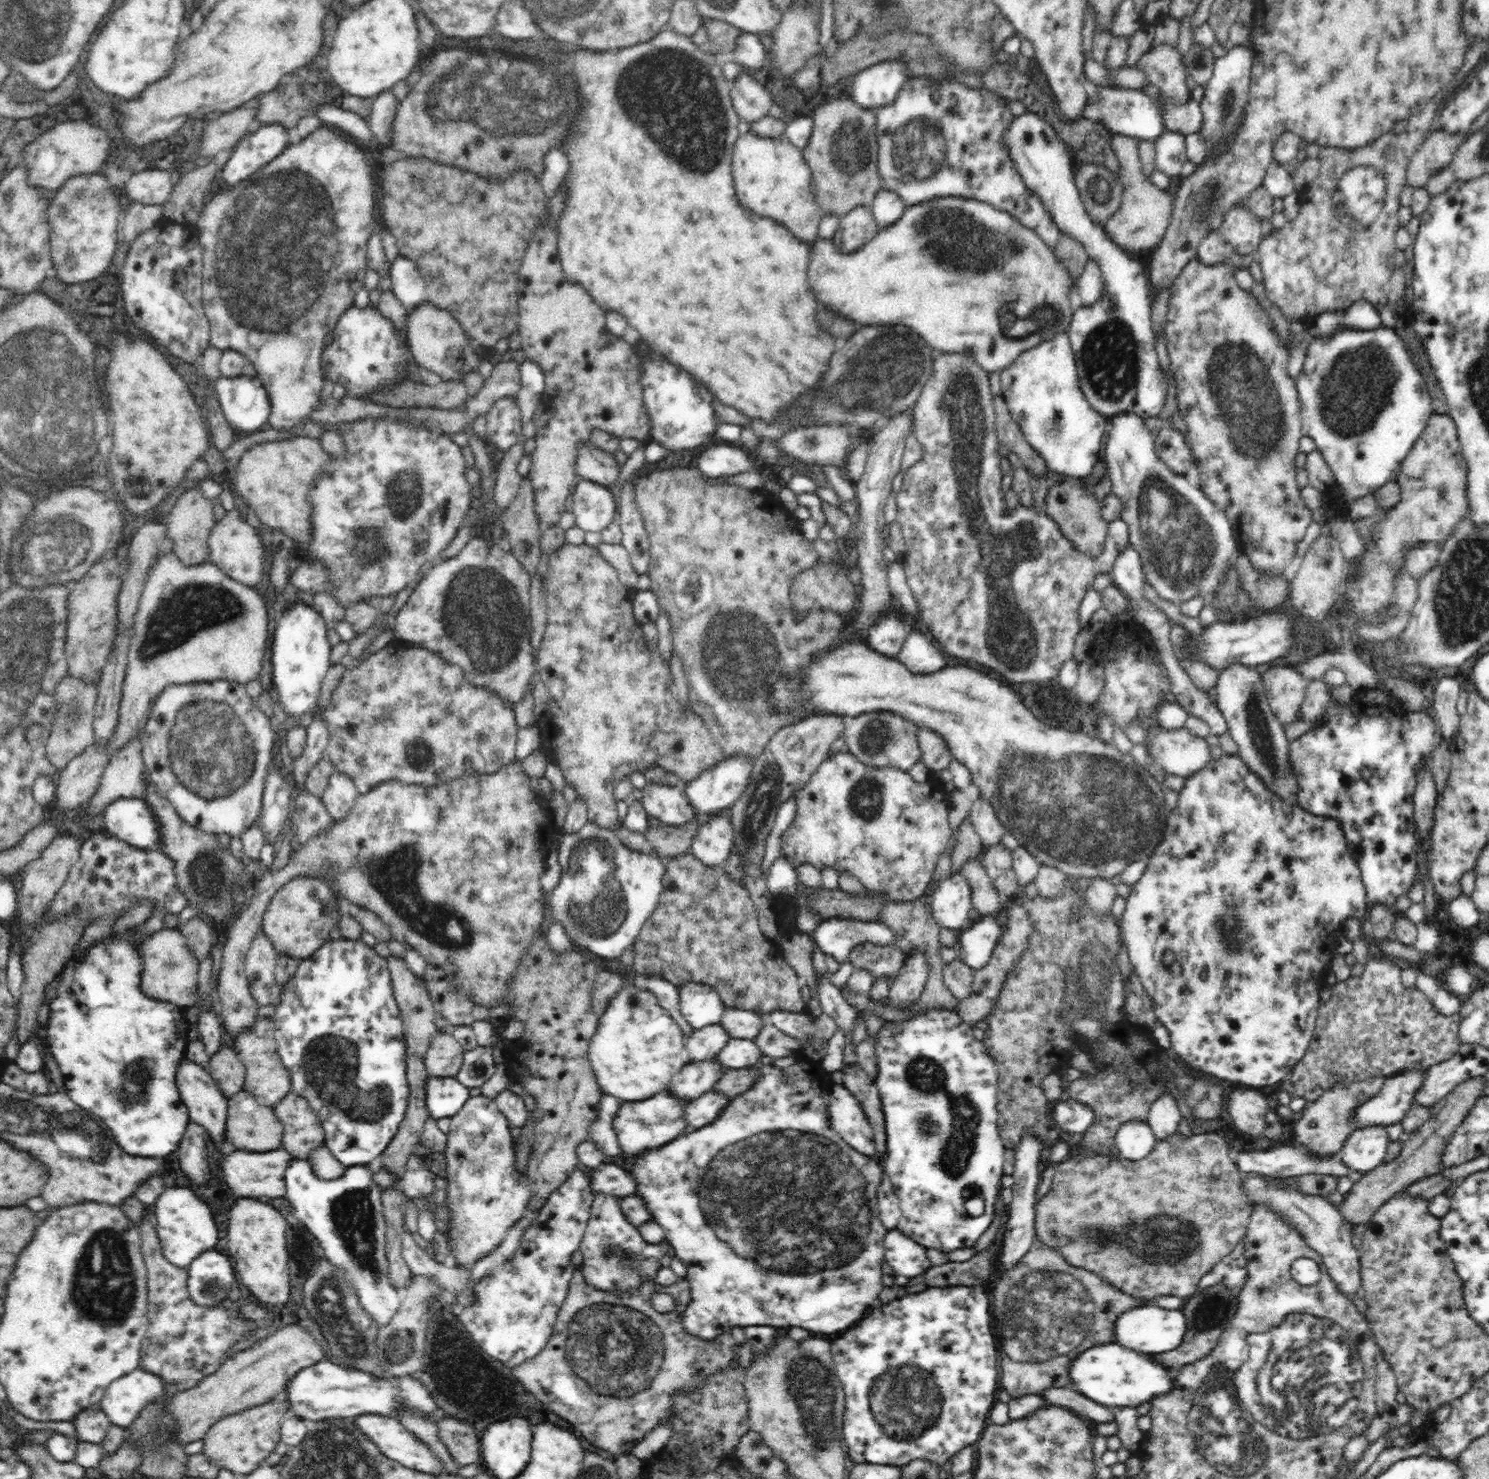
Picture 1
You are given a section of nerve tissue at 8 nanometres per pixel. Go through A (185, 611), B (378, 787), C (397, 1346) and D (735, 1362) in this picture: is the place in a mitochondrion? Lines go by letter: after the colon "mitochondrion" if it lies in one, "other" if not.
A: mitochondrion
B: other
C: mitochondrion
D: other

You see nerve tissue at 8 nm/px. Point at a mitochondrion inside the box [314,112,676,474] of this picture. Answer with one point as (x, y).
(515, 144)

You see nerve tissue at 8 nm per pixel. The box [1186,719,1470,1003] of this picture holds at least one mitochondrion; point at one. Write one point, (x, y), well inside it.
(1230, 929)

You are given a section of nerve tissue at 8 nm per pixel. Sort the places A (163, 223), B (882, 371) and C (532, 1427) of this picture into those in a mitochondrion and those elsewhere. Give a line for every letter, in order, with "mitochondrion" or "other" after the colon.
A: other
B: mitochondrion
C: other

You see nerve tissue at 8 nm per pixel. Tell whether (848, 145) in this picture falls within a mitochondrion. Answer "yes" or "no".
yes

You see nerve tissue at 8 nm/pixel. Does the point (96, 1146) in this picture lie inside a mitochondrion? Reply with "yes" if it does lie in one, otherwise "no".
yes

